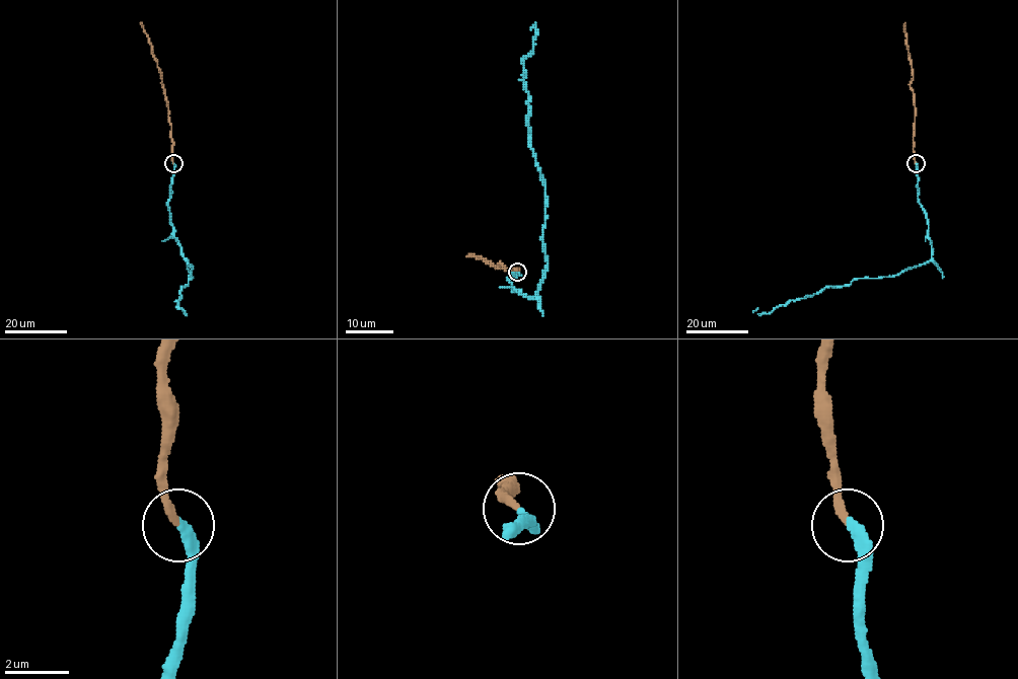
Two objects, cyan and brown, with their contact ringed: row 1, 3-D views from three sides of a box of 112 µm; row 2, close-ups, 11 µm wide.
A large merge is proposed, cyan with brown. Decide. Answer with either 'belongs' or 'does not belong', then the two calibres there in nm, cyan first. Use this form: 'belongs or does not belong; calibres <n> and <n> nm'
belongs; calibres 320 and 240 nm

